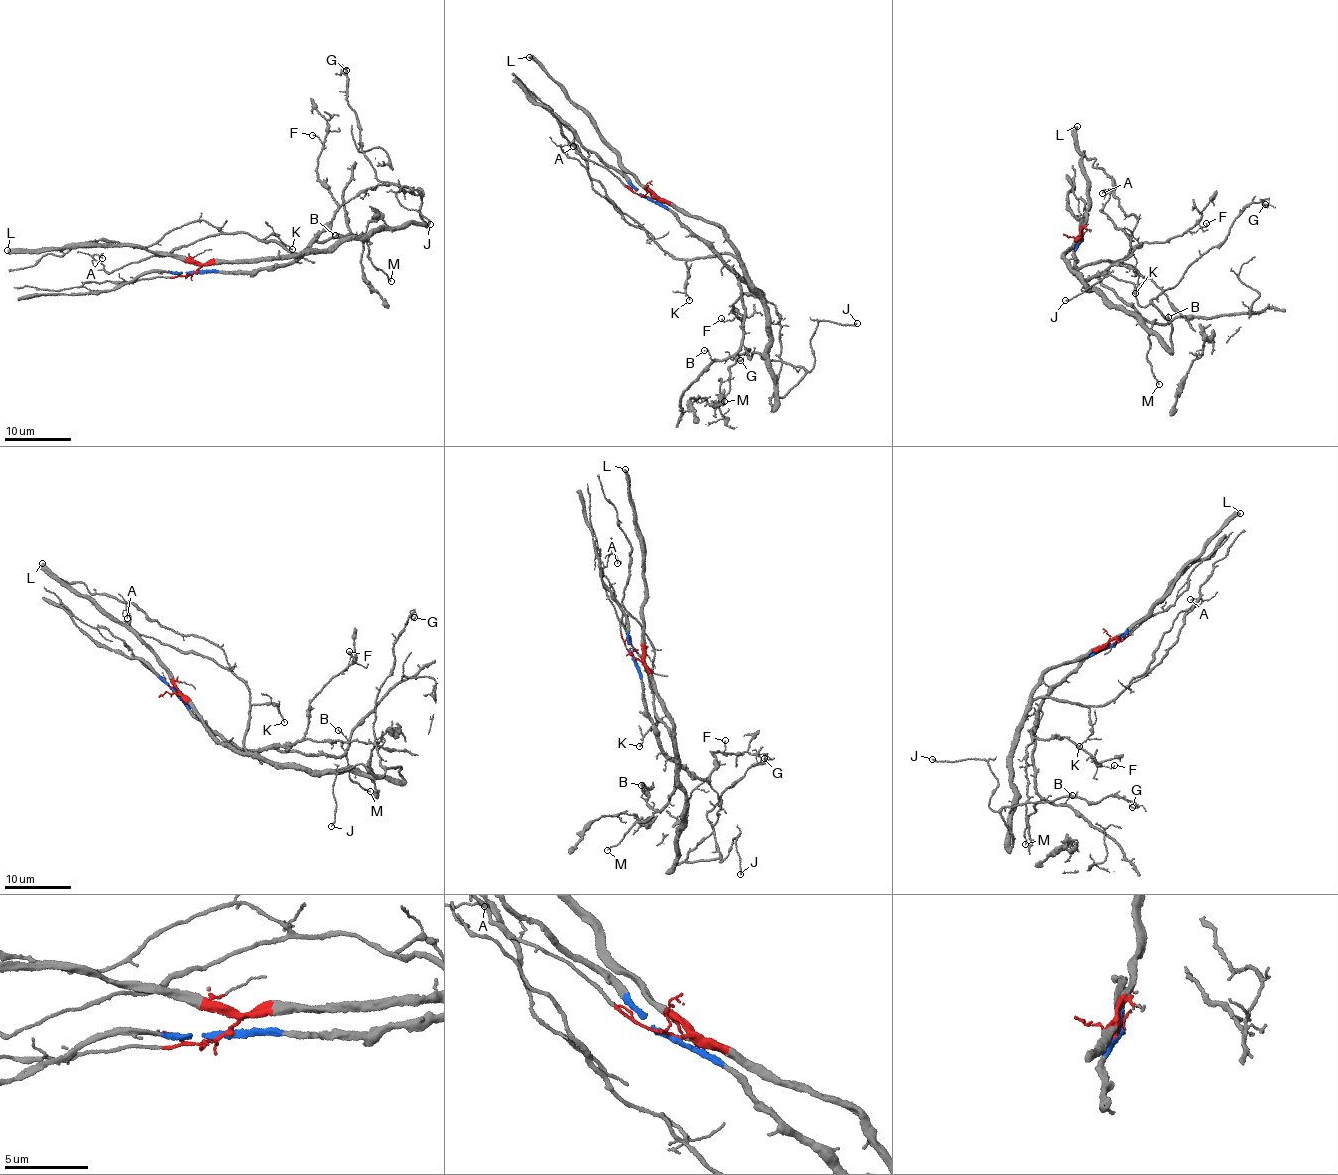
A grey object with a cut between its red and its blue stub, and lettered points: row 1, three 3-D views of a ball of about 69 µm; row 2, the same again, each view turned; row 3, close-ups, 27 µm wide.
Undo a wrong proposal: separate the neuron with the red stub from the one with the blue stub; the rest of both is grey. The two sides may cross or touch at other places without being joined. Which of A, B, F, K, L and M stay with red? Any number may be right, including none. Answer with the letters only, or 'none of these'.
A, K, L

